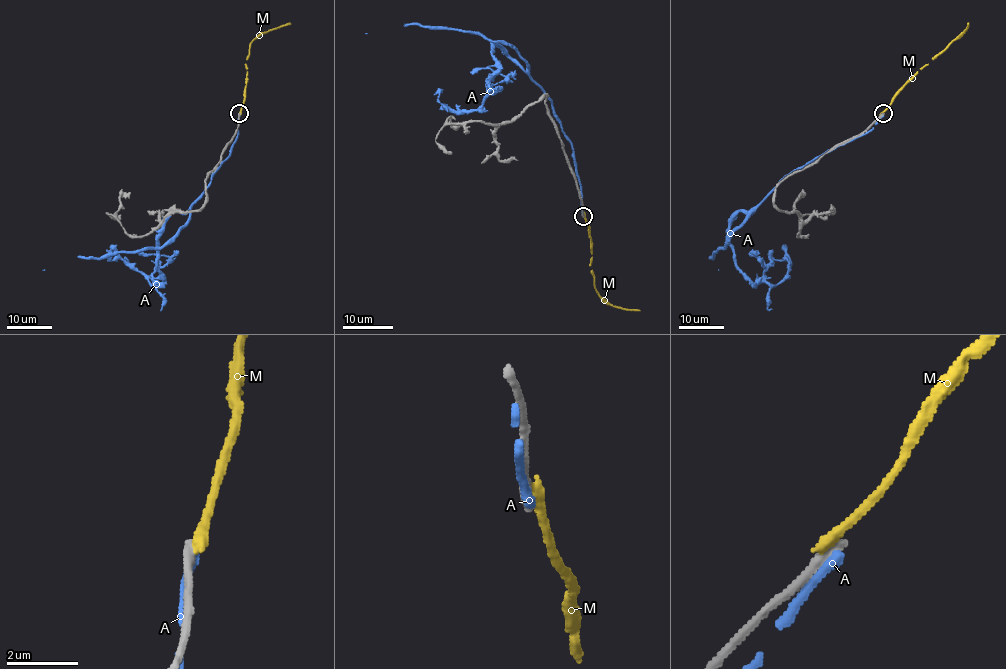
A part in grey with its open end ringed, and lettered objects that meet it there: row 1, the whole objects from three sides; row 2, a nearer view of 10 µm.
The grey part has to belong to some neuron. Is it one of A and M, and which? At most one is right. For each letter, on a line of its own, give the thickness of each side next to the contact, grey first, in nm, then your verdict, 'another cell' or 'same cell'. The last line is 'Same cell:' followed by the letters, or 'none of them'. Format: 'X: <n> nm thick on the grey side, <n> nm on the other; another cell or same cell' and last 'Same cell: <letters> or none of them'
A: 380 nm thick on the grey side, 340 nm on the other; another cell
M: 360 nm thick on the grey side, 360 nm on the other; another cell
Same cell: none of them

